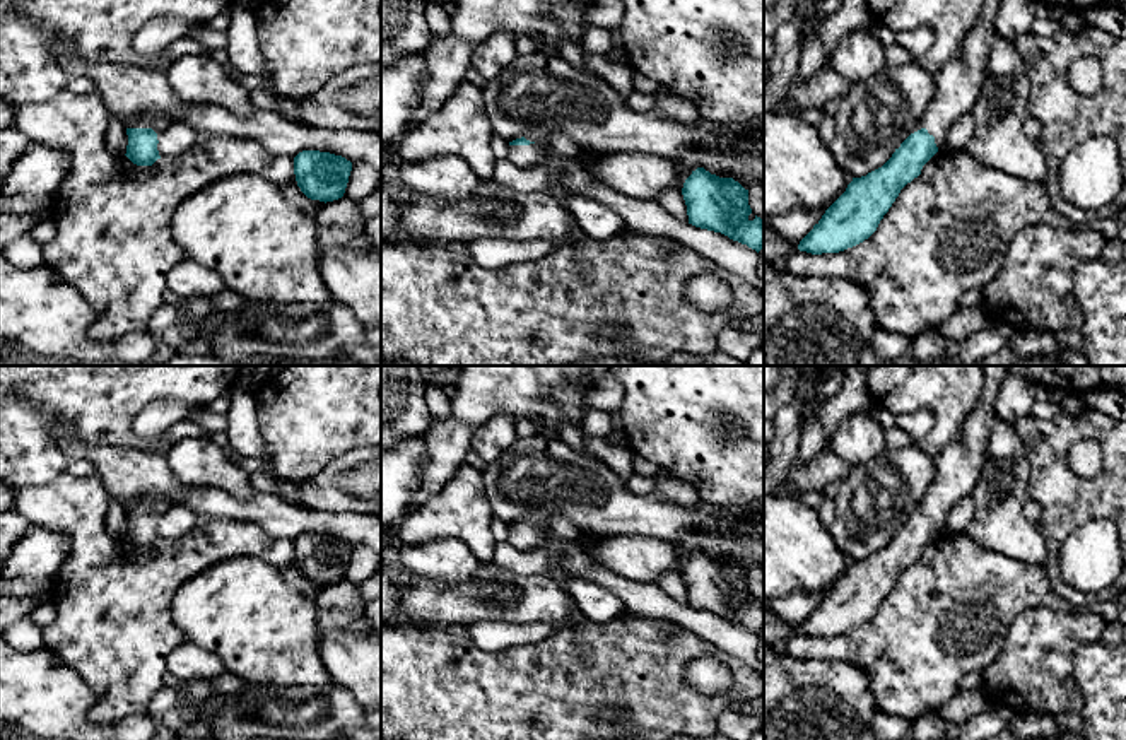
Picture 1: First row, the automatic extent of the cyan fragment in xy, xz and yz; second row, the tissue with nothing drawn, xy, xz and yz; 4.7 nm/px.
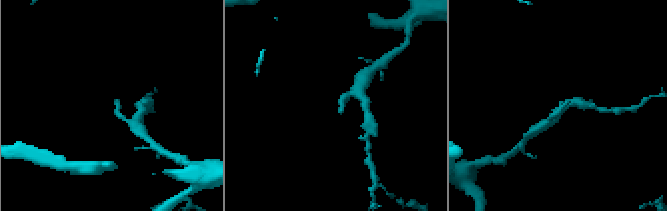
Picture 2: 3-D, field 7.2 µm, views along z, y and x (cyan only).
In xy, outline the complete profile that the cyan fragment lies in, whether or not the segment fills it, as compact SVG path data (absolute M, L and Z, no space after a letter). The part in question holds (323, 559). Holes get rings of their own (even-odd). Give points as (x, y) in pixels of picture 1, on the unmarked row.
M302 533L294 540L294 557L301 574L320 584L343 579L352 545L342 538L320 533Z

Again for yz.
M982 366L986 383L960 436L935 458L935 480L918 513L878 552L853 561L846 574L825 593L798 632L812 637L839 636L868 622L888 595L900 573L921 557L938 535L948 511L969 496L989 458L988 443L998 422L994 400L1012 366Z

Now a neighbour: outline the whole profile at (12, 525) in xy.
M17 511L0 514L0 564L7 561L14 545L29 530L31 523Z

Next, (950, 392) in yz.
M875 366L866 374L875 405L894 415L923 408L935 414L931 431L916 443L931 458L959 439L984 383L982 366Z

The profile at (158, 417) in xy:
M176 400L152 402L135 417L132 431L142 439L155 439L166 434L176 422L188 419L195 408L207 408L207 405L191 405Z

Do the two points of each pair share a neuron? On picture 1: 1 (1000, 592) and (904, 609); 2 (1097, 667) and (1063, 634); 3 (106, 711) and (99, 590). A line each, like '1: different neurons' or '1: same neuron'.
1: same neuron
2: different neurons
3: same neuron

